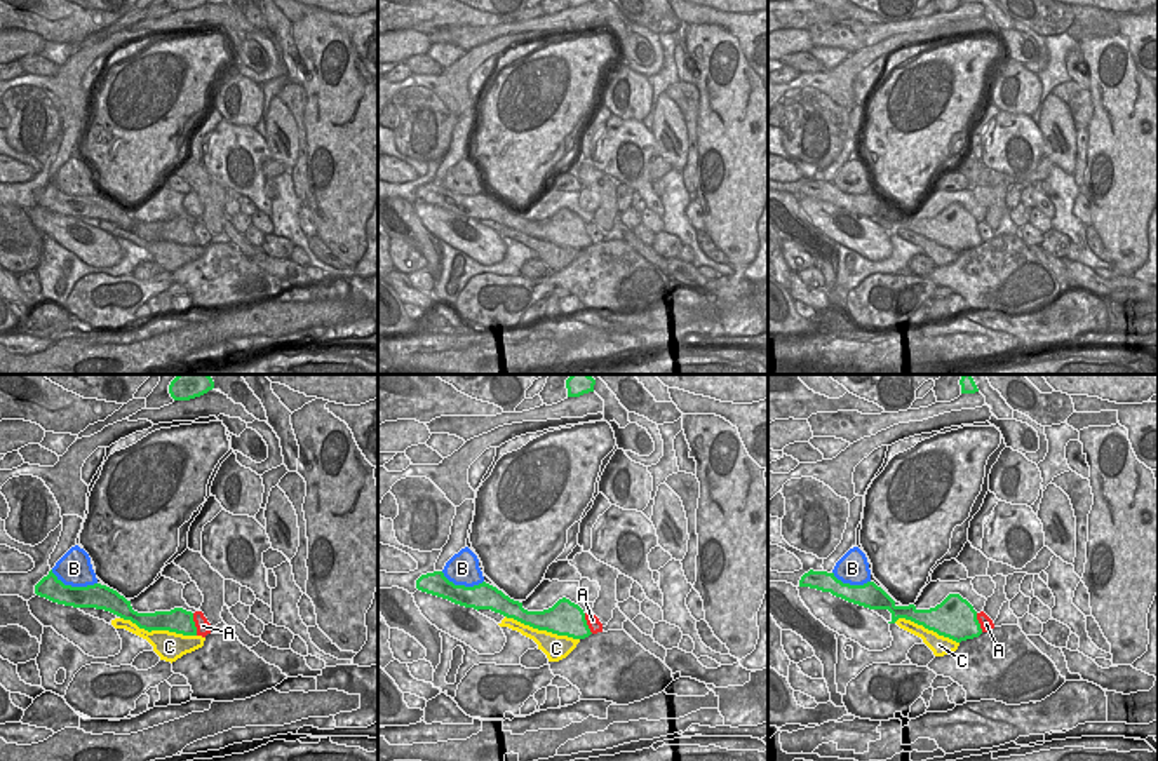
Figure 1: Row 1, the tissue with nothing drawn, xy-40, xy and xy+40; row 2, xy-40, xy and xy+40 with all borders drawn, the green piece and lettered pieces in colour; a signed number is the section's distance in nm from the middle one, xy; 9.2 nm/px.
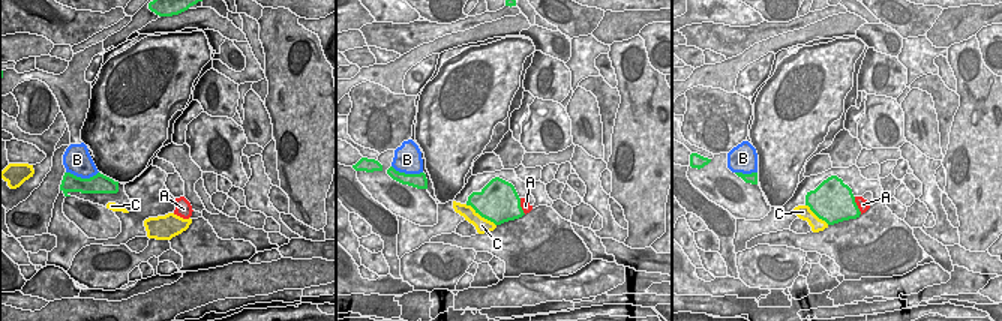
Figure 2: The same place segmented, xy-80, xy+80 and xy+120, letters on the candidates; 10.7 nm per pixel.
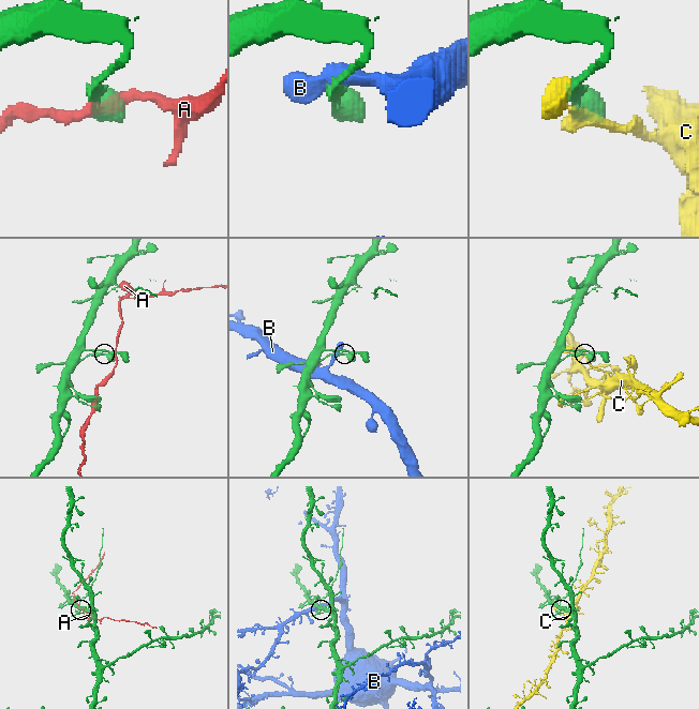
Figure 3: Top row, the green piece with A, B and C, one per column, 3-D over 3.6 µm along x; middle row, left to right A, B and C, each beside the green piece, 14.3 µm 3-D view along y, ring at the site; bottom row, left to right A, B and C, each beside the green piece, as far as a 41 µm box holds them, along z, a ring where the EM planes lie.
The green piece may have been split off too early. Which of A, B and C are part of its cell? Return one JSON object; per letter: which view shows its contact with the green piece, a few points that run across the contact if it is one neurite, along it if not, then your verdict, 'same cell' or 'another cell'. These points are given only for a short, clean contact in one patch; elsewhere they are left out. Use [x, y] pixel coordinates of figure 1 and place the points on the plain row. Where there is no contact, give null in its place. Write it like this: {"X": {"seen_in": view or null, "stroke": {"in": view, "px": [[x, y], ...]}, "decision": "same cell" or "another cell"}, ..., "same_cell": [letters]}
{"A": {"seen_in": "xy-40", "decision": "another cell"}, "B": {"seen_in": "xy-40", "decision": "another cell"}, "C": {"seen_in": "xy-40", "decision": "another cell"}, "same_cell": []}

